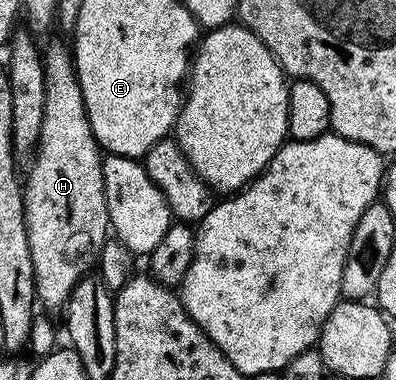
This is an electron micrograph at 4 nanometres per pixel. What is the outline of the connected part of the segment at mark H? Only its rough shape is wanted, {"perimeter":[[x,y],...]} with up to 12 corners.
{"perimeter":[[42,51],[22,183],[35,296],[66,307],[109,240],[72,51]]}

